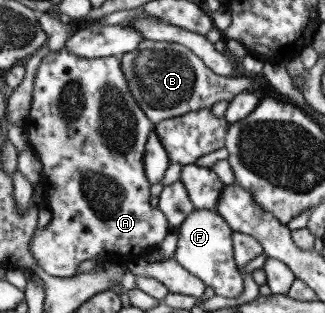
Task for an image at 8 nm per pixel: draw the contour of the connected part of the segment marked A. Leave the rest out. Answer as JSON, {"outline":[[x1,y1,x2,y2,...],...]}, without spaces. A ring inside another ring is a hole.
{"outline":[[65,48,46,53,35,70,30,109,21,126,26,131,29,148,41,163,45,186,42,205,52,218,30,238,32,257,45,274,56,278,75,277,79,262,101,252,117,253,123,260,142,257,148,250,156,248,172,230,165,215,149,204,150,184,141,159,154,123,131,97,121,71,120,56,85,59]]}

